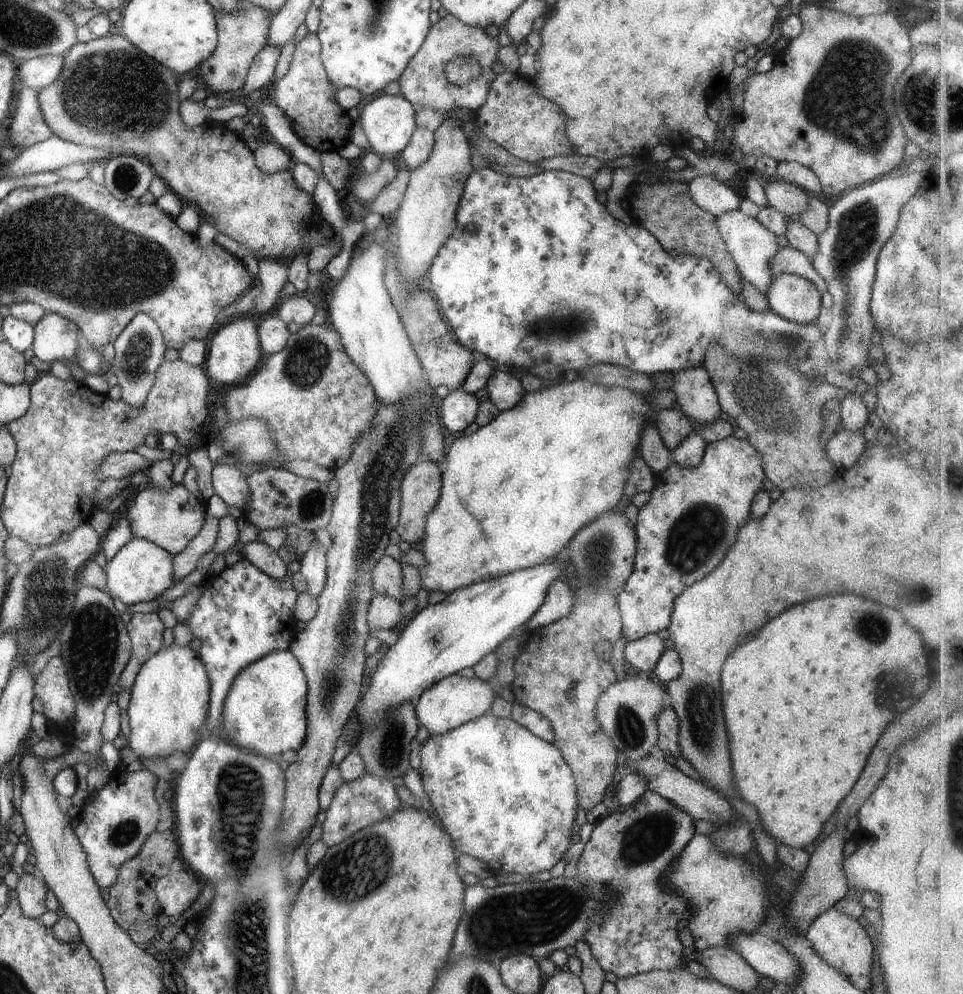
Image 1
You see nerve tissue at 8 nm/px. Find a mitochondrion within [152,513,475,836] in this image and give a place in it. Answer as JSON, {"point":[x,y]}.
{"point":[390,756]}

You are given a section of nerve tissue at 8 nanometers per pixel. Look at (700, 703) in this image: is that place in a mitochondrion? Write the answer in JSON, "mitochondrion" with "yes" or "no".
{"mitochondrion":"yes"}

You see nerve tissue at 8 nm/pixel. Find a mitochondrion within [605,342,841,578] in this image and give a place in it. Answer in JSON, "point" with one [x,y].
{"point":[765,403]}

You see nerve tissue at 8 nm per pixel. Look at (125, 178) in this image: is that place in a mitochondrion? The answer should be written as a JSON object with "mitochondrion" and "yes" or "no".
{"mitochondrion":"yes"}

